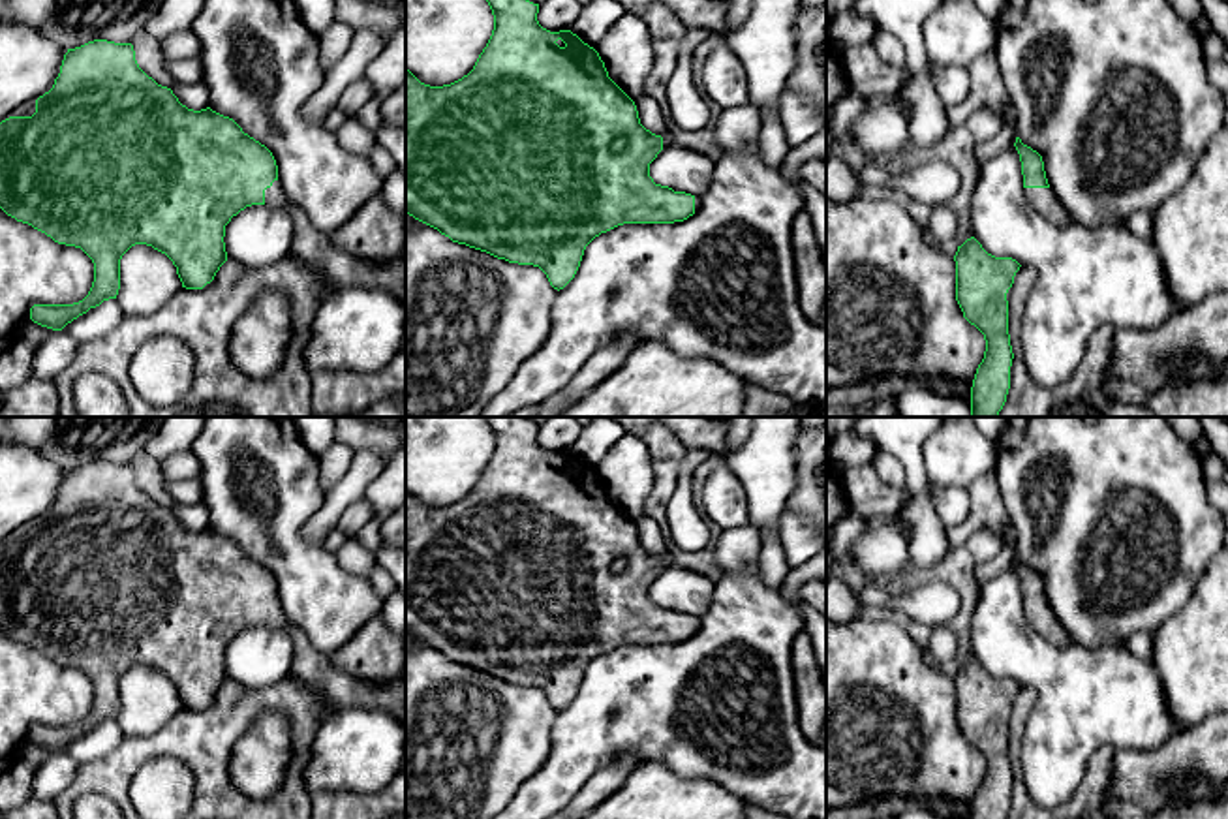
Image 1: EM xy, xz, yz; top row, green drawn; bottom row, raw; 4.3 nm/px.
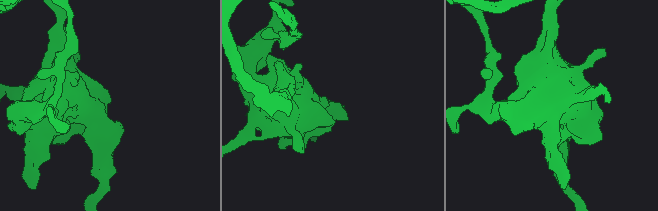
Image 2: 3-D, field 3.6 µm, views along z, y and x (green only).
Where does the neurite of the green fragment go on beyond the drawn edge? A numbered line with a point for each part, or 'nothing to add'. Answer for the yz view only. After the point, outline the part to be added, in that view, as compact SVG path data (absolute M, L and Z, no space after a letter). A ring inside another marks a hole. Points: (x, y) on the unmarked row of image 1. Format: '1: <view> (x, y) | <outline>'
1: yz (1043, 620) | M1025 609L1029 626L1055 646L1070 642L1068 633L1061 627L1051 609Z

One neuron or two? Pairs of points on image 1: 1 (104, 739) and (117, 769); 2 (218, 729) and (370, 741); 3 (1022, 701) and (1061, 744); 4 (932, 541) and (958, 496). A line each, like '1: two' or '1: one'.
1: two
2: two
3: two
4: two

